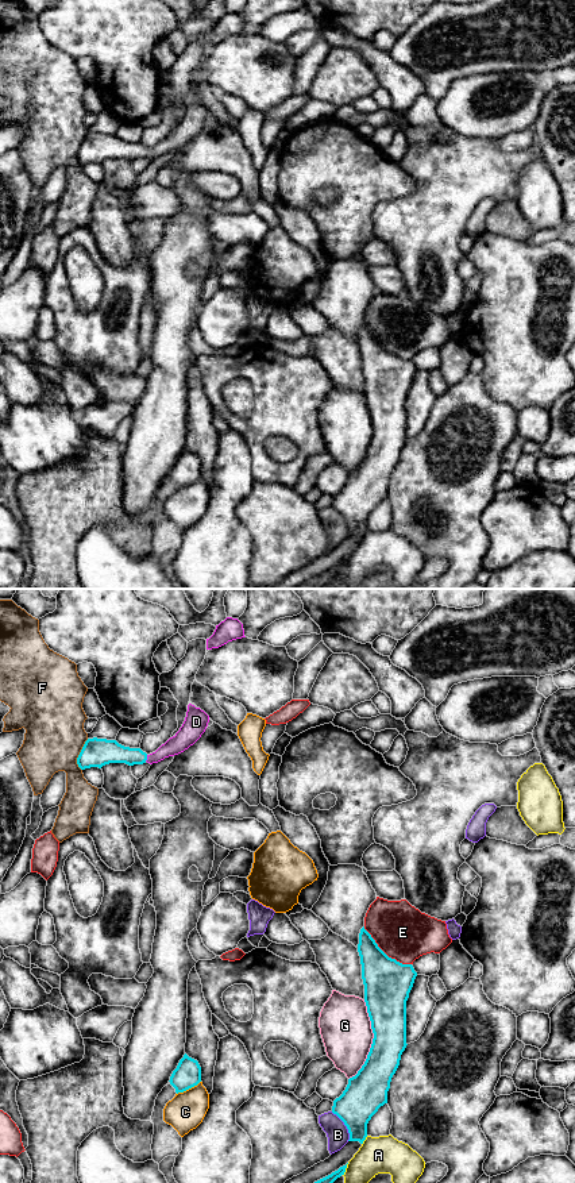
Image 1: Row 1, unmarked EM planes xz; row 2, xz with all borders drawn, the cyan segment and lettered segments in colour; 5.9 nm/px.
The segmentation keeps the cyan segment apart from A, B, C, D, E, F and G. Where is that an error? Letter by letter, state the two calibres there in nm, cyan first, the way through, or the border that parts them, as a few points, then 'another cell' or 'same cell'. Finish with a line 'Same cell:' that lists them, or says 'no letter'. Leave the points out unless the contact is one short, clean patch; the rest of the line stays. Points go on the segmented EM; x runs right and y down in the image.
A: 50 nm thick on the cyan side, 220 nm on the other; another cell
B: 240 nm thick on the cyan side, 130 nm on the other; another cell
C: 160 nm thick on the cyan side, 220 nm on the other; another cell
D: 140 nm thick on the cyan side, 110 nm on the other; runs through xz (105, 751), (146, 758), (154, 758), (182, 740); same cell
E: 280 nm thick on the cyan side, 320 nm on the other; another cell
F: 180 nm thick on the cyan side, 360 nm on the other; another cell
G: 240 nm thick on the cyan side, 300 nm on the other; another cell
Same cell: D

